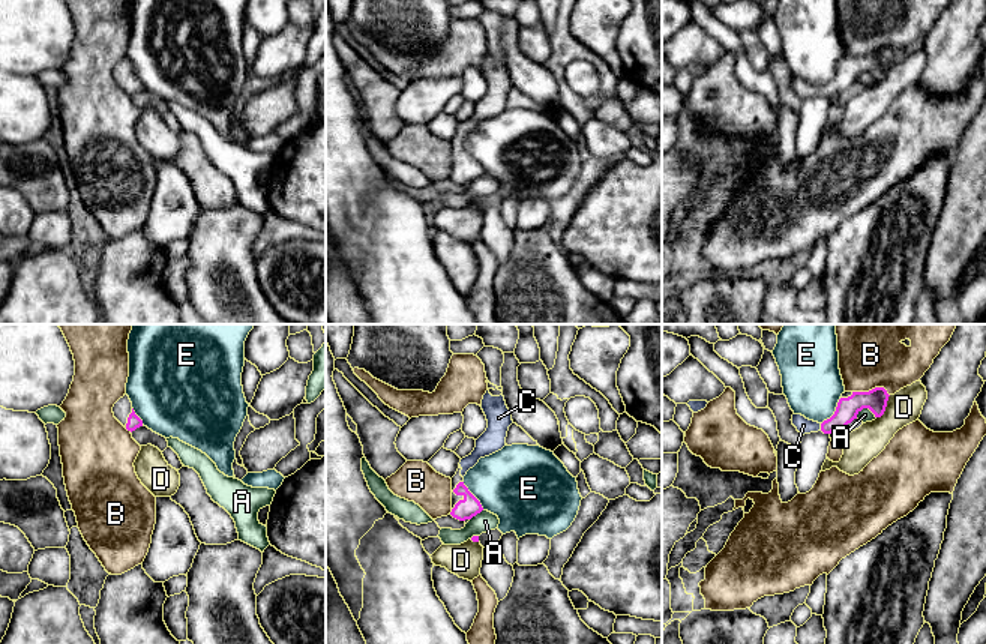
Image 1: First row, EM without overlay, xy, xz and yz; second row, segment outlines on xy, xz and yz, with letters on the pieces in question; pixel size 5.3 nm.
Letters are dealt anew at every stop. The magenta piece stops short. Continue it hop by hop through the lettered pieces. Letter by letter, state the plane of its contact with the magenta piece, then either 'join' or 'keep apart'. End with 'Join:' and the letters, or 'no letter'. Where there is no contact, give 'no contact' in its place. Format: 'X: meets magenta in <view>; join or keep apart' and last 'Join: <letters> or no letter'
A: meets magenta in yz; keep apart
B: meets magenta in yz; keep apart
C: meets magenta in yz; join
D: meets magenta in yz; keep apart
E: meets magenta in xz; keep apart
Join: C

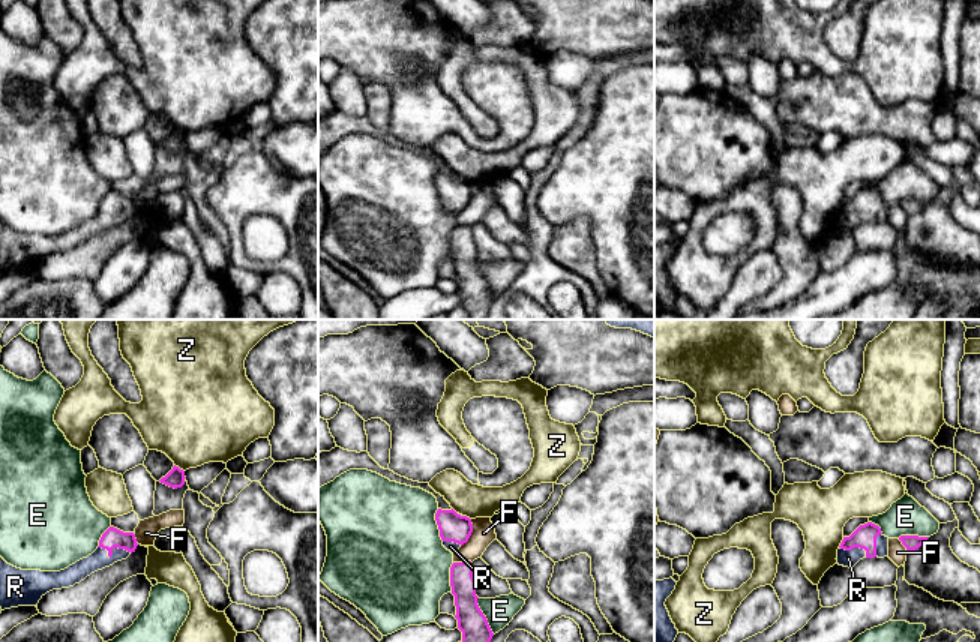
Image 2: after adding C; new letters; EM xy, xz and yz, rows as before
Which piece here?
E: meets magenta in xz; keep apart
F: meets magenta in xz; keep apart
R: meets magenta in xy; join
Z: meets magenta in xy; keep apart
Join: R

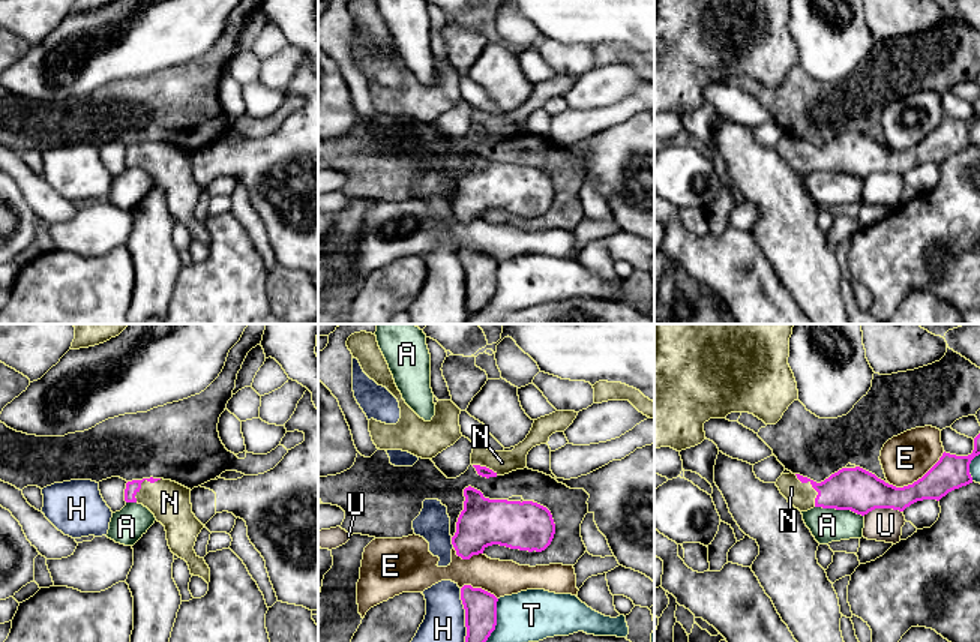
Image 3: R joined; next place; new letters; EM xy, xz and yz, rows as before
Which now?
A: meets magenta in yz; keep apart
E: meets magenta in yz; keep apart
H: meets magenta in xz; keep apart
N: meets magenta in yz; join
T: meets magenta in xz; keep apart
U: meets magenta in yz; keep apart
Join: N

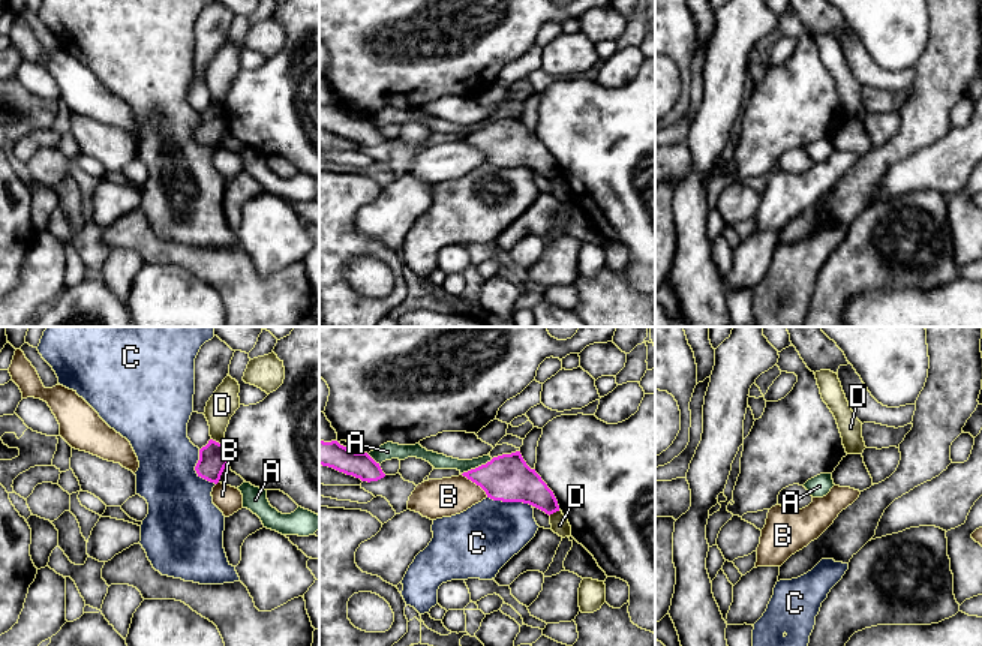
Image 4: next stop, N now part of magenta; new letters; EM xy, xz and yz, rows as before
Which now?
A: meets magenta in xz; keep apart
B: meets magenta in xz; keep apart
C: meets magenta in xz; keep apart
D: meets magenta in xy; keep apart
Join: no letter

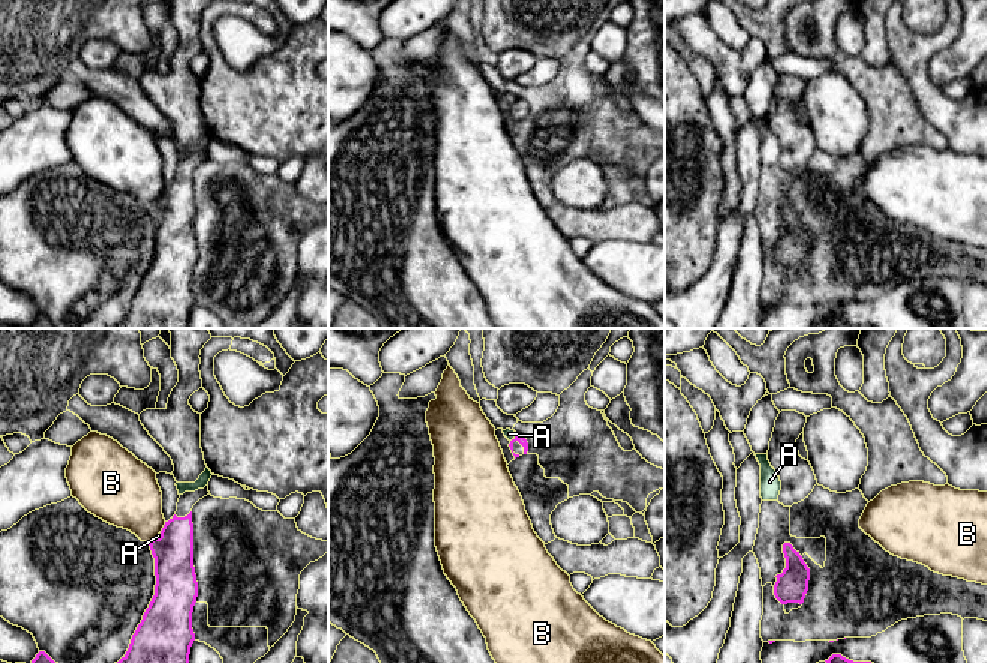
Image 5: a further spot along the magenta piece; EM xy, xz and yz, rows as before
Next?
A: meets magenta in xy; keep apart
B: meets magenta in xy; keep apart
Join: no letter

